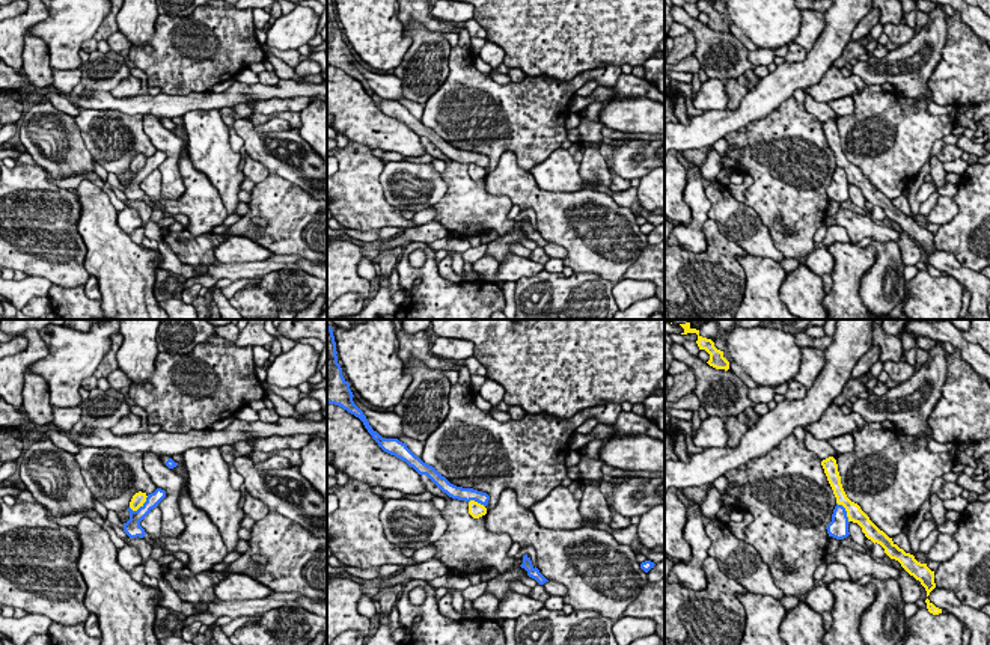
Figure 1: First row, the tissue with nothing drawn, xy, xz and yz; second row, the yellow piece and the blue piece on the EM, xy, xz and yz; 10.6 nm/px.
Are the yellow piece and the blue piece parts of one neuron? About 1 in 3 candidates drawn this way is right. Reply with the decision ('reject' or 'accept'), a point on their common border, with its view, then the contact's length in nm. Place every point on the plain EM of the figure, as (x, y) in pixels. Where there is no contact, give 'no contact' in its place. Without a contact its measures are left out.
reject | xy (139, 169) | 240 nm

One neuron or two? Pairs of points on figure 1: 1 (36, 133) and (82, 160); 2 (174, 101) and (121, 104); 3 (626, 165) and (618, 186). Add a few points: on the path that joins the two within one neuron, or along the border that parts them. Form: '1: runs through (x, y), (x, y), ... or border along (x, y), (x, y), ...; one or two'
1: runs through (47, 136), (71, 158); one
2: runs through (160, 104), (134, 104); one
3: border along (611, 169), (630, 180); two

